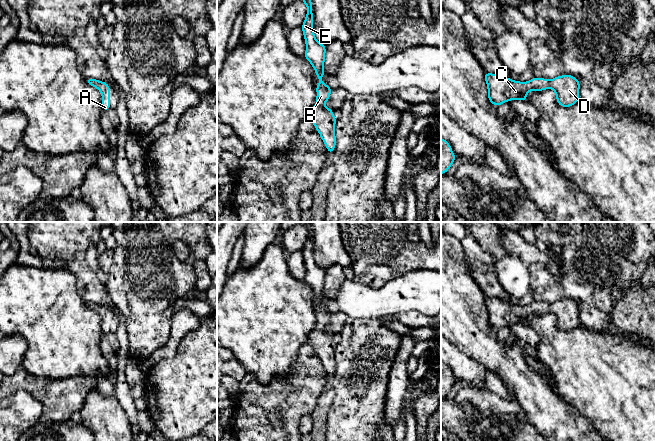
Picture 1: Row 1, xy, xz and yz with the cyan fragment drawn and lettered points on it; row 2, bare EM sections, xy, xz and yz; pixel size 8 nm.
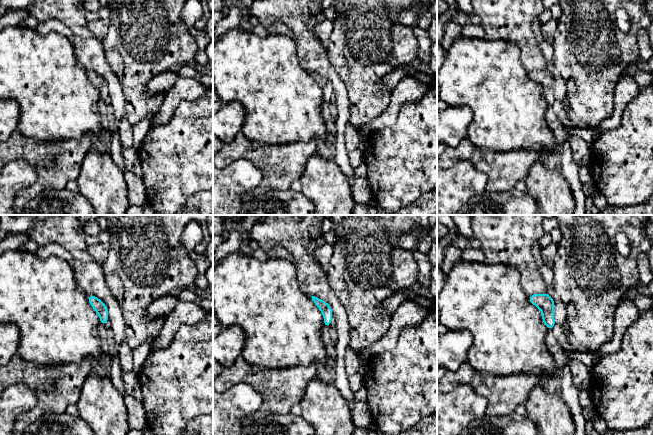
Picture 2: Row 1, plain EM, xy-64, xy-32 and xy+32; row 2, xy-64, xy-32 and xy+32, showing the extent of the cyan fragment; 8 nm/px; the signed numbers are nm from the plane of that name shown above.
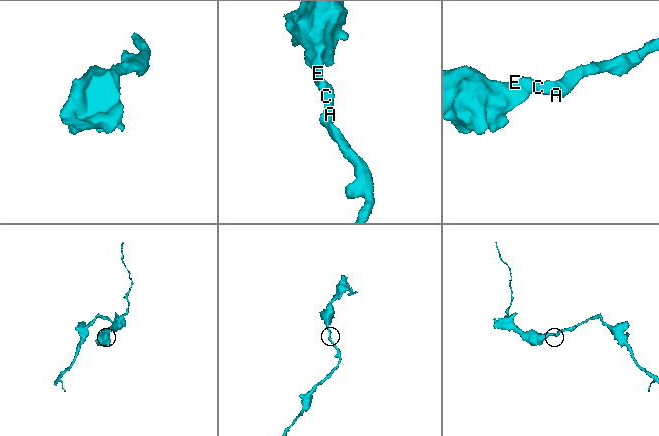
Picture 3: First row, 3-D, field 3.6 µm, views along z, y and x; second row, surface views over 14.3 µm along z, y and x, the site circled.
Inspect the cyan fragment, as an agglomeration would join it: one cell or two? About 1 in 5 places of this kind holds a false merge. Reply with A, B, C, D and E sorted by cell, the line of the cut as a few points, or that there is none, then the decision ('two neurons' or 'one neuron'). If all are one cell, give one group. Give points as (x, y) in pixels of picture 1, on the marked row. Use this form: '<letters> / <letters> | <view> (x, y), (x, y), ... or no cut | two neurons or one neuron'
A B C D E | no cut | one neuron

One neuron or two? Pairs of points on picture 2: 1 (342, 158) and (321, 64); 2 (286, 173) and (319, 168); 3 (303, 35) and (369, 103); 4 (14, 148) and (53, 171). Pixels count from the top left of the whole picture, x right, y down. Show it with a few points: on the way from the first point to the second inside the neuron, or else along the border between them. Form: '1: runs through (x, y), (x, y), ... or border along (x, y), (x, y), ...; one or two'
1: runs through (340, 135), (342, 102), (338, 87); one
2: border along (316, 151), (308, 159), (303, 175), (299, 179); two
3: border along (324, 43), (330, 64), (344, 82); two
4: runs through (24, 148), (34, 152), (43, 161); one

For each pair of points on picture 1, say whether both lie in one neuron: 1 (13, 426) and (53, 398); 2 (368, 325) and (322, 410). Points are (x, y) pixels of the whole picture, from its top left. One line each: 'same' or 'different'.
1: different
2: different

